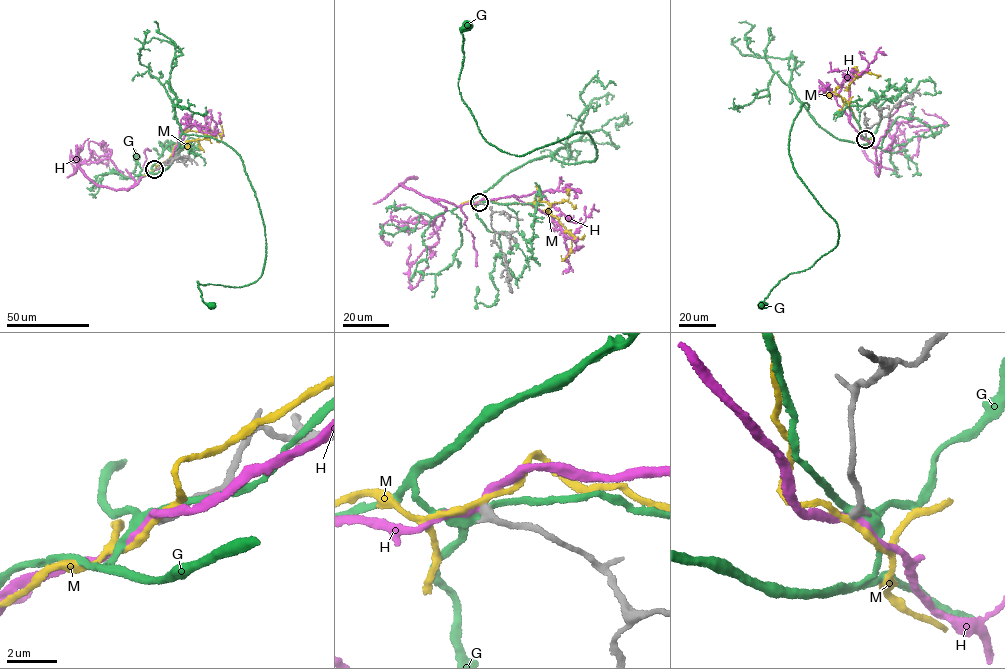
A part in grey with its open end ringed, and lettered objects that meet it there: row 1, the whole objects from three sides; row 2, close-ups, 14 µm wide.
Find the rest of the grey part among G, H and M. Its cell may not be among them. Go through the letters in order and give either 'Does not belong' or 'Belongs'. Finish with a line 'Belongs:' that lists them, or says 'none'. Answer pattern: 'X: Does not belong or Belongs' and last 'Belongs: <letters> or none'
G: Does not belong
H: Does not belong
M: Does not belong
Belongs: none

